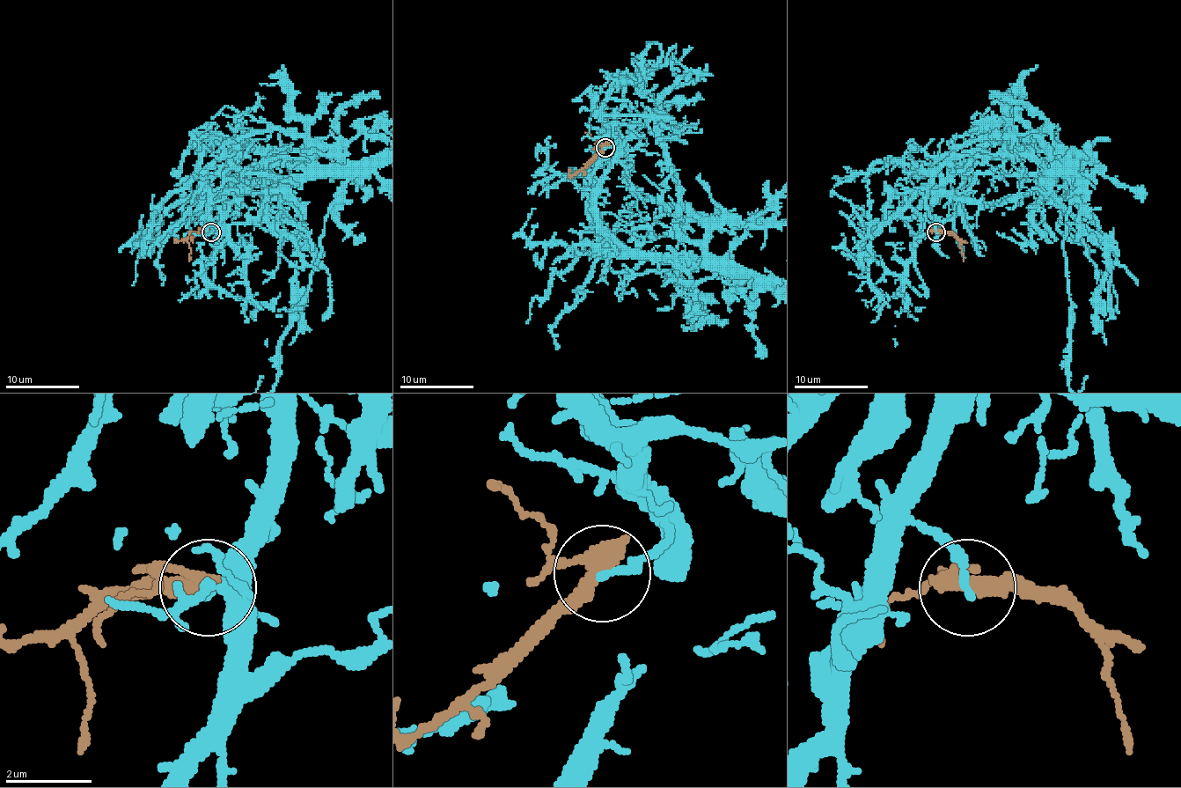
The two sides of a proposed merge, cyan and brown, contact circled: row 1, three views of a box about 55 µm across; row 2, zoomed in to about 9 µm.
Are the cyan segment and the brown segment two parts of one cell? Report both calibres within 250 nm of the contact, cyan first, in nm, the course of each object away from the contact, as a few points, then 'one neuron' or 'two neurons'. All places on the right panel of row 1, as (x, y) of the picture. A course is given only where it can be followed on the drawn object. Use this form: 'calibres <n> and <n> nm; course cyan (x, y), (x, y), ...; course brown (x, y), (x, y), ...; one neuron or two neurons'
calibres 180 and 400 nm; course brown (935, 231), (949, 231), (957, 240), (964, 261); two neurons

